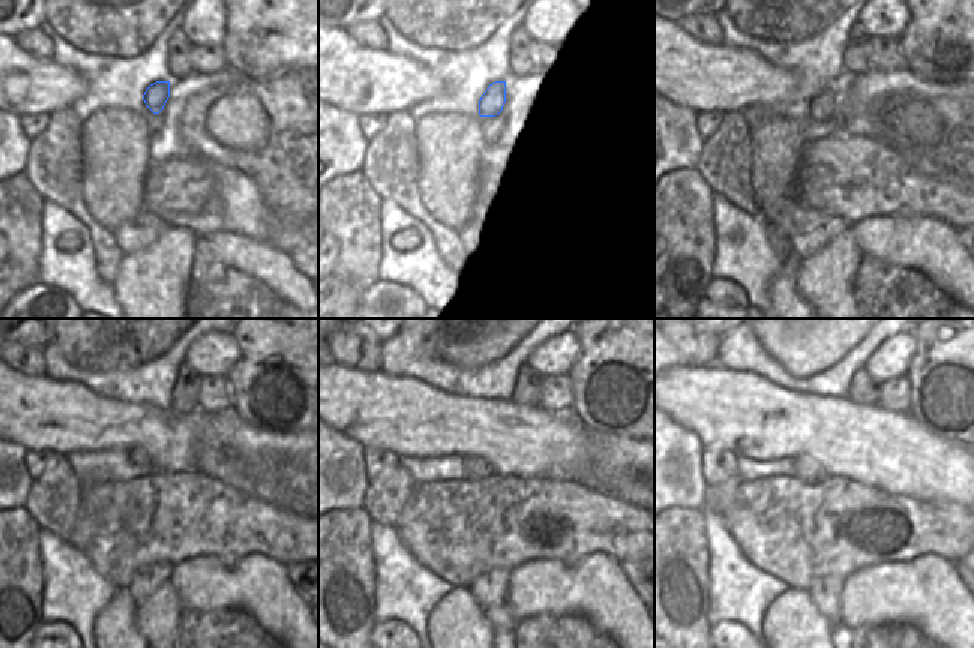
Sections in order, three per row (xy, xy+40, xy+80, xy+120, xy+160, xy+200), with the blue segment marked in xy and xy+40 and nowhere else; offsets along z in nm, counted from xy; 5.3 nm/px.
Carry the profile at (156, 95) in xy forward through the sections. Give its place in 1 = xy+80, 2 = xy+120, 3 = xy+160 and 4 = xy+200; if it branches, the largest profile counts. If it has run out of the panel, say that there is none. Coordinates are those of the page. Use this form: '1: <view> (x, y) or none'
1: xy+80 (823, 107)
2: xy+120 (138, 458)
3: xy+160 (474, 468)
4: xy+200 (806, 470)

